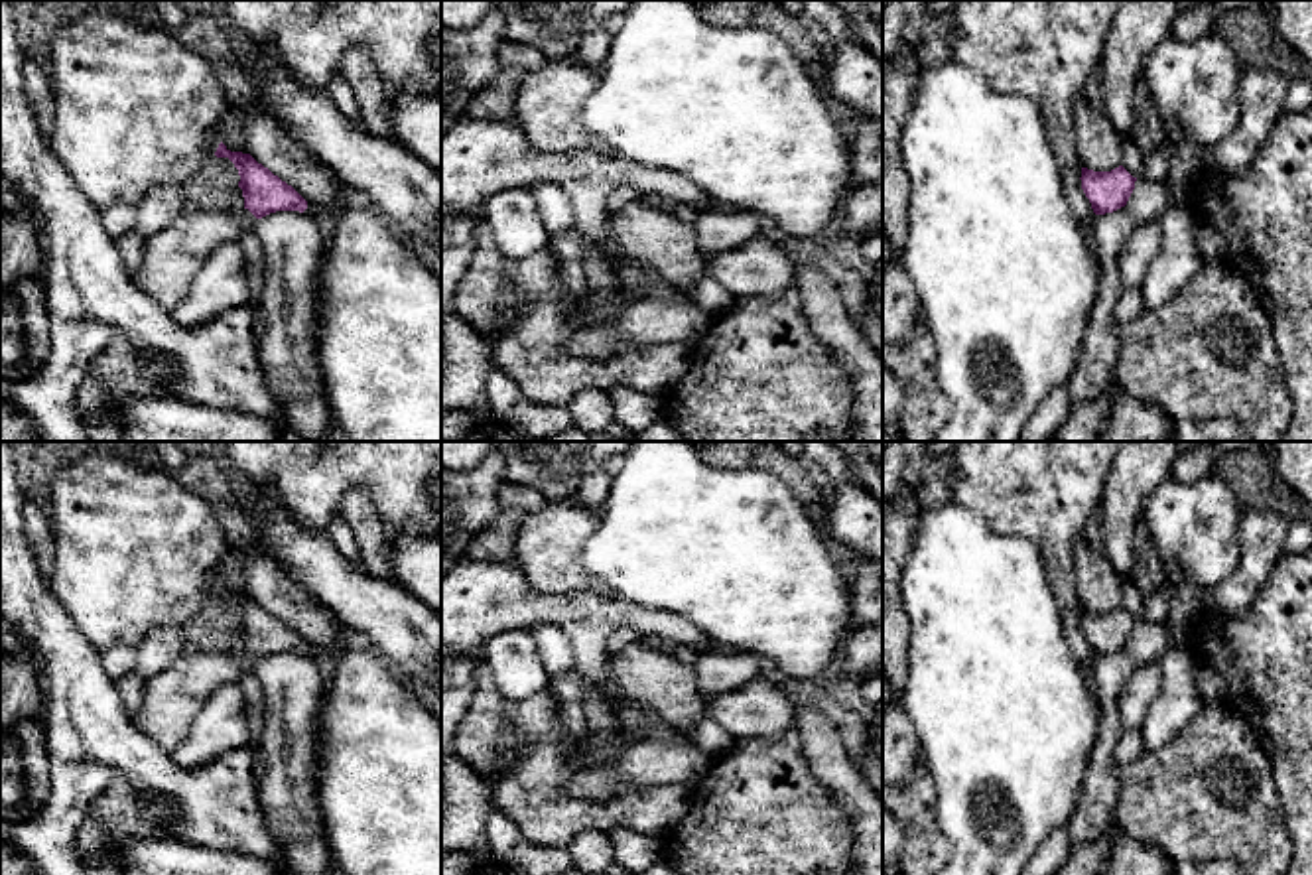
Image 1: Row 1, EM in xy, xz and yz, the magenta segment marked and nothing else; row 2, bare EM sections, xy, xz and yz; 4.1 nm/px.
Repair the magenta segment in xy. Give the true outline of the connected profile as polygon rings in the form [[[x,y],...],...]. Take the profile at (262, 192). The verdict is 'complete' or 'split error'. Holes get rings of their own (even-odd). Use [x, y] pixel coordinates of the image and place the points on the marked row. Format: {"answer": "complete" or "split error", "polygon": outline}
{"answer": "split error", "polygon": [[[223,142],[219,144],[217,158],[229,158],[238,169],[244,197],[244,211],[232,213],[229,207],[213,211],[181,213],[164,231],[146,236],[146,248],[142,264],[130,274],[132,284],[158,302],[167,311],[173,309],[189,292],[193,278],[203,268],[209,254],[223,242],[238,242],[240,235],[254,227],[254,223],[276,211],[299,211],[307,209],[307,201],[286,181],[274,175],[268,168],[258,164],[250,154],[230,152]]]}

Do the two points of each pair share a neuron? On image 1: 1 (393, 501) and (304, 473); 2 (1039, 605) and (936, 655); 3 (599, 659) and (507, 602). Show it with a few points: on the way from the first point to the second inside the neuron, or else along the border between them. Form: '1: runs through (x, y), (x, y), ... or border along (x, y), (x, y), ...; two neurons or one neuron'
1: runs through (371, 479), (365, 473), (326, 473); one neuron
2: runs through (1013, 619), (976, 655), (962, 655); one neuron
3: runs through (582, 635), (556, 609), (530, 609); one neuron

